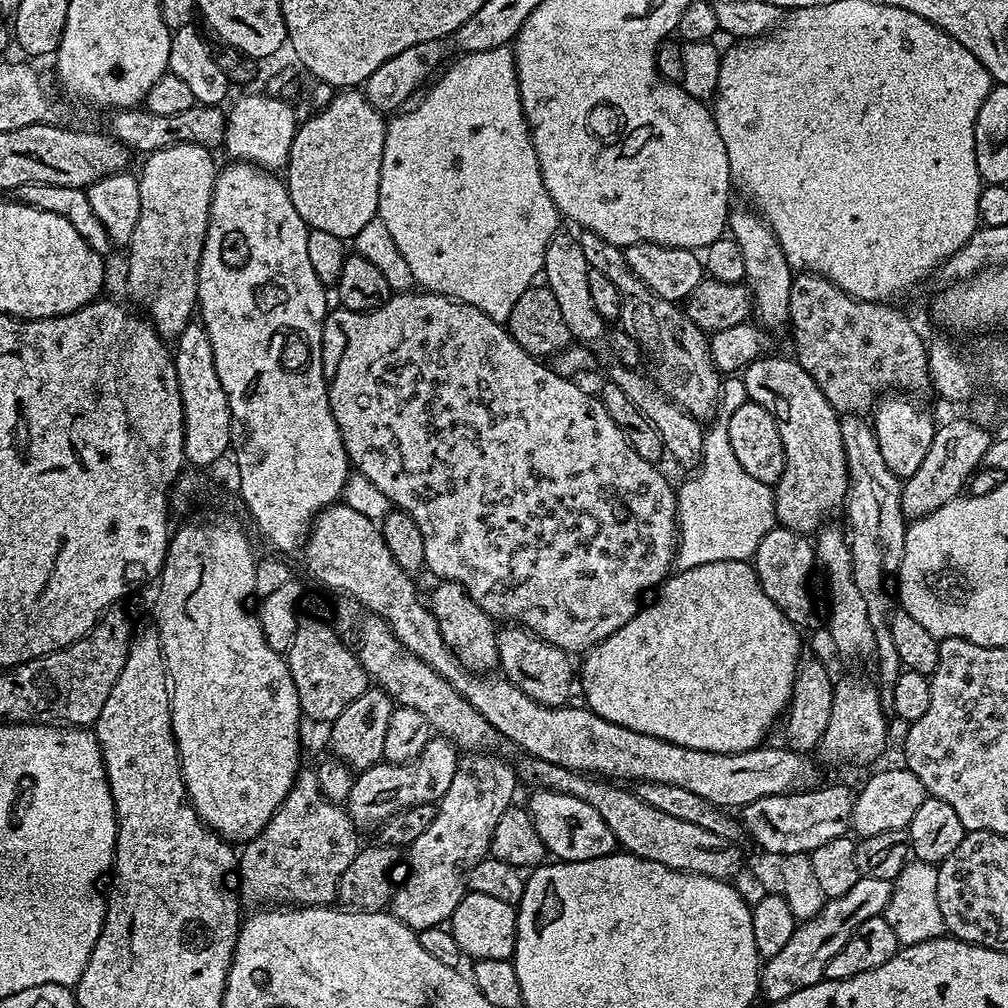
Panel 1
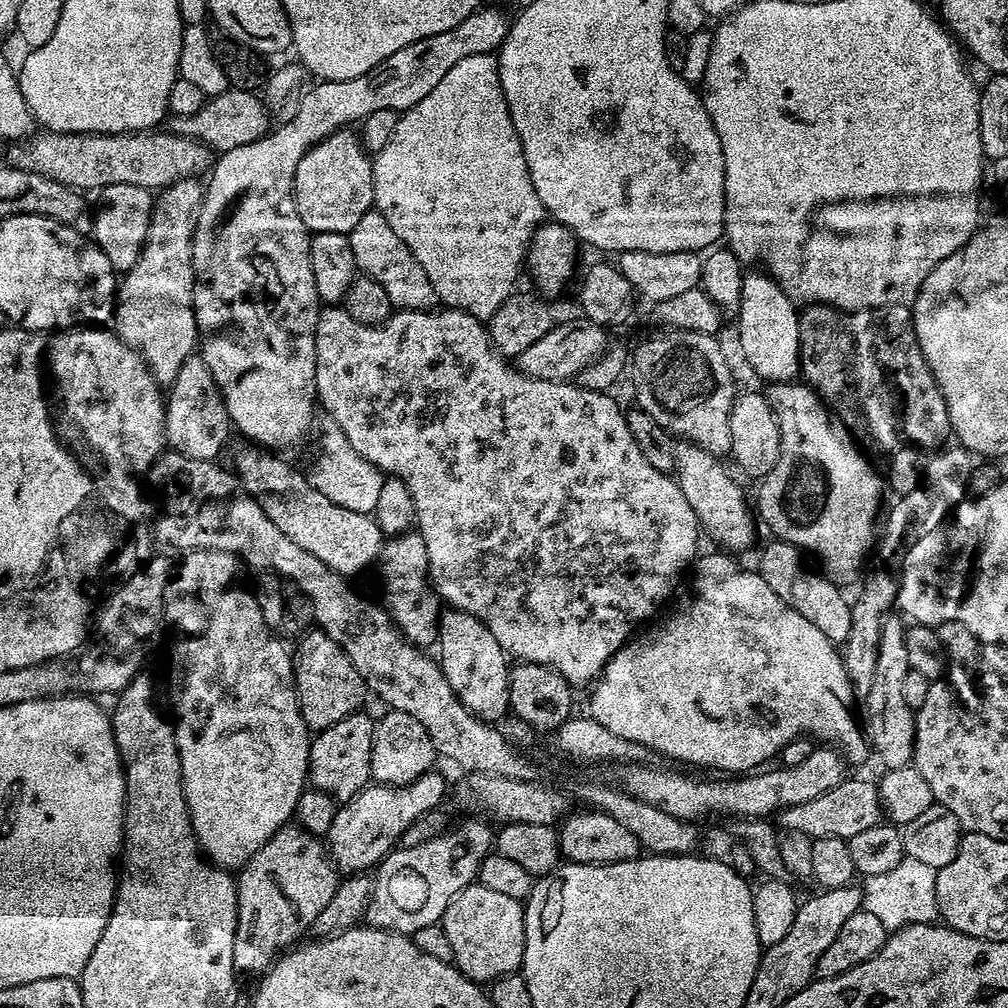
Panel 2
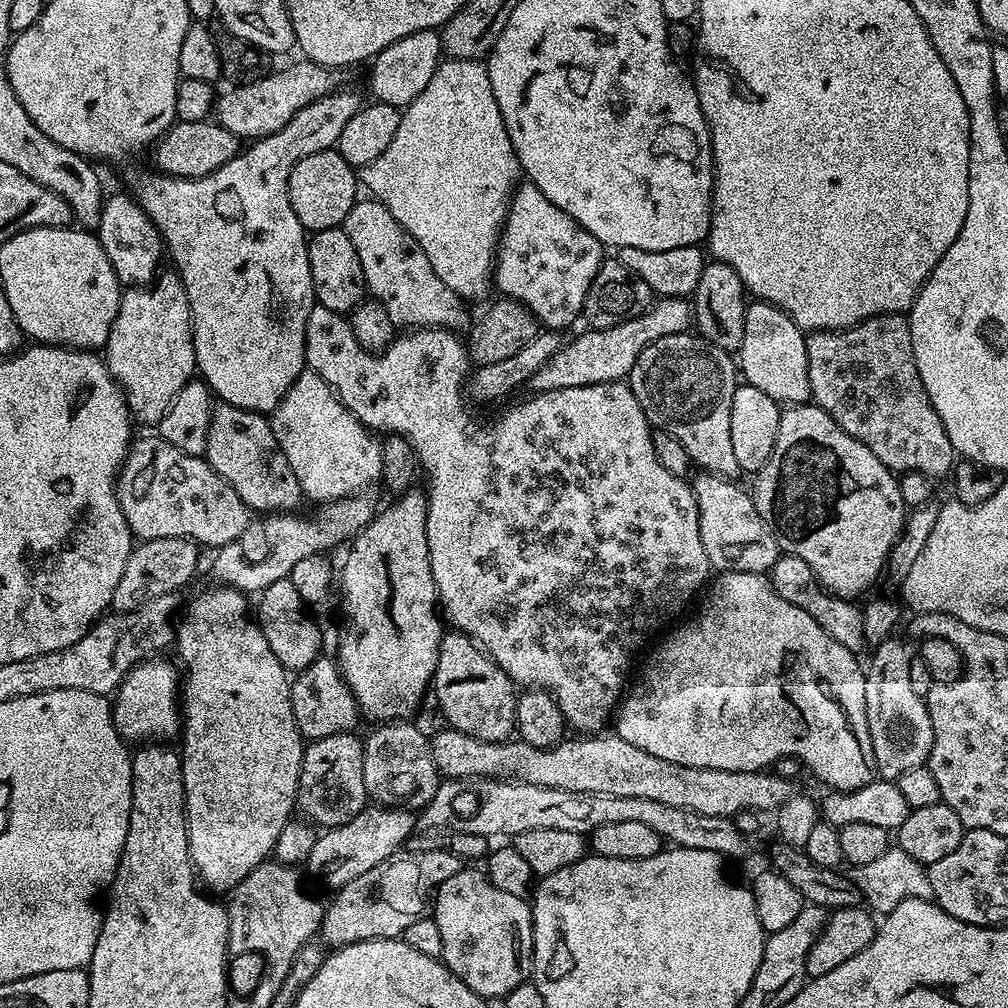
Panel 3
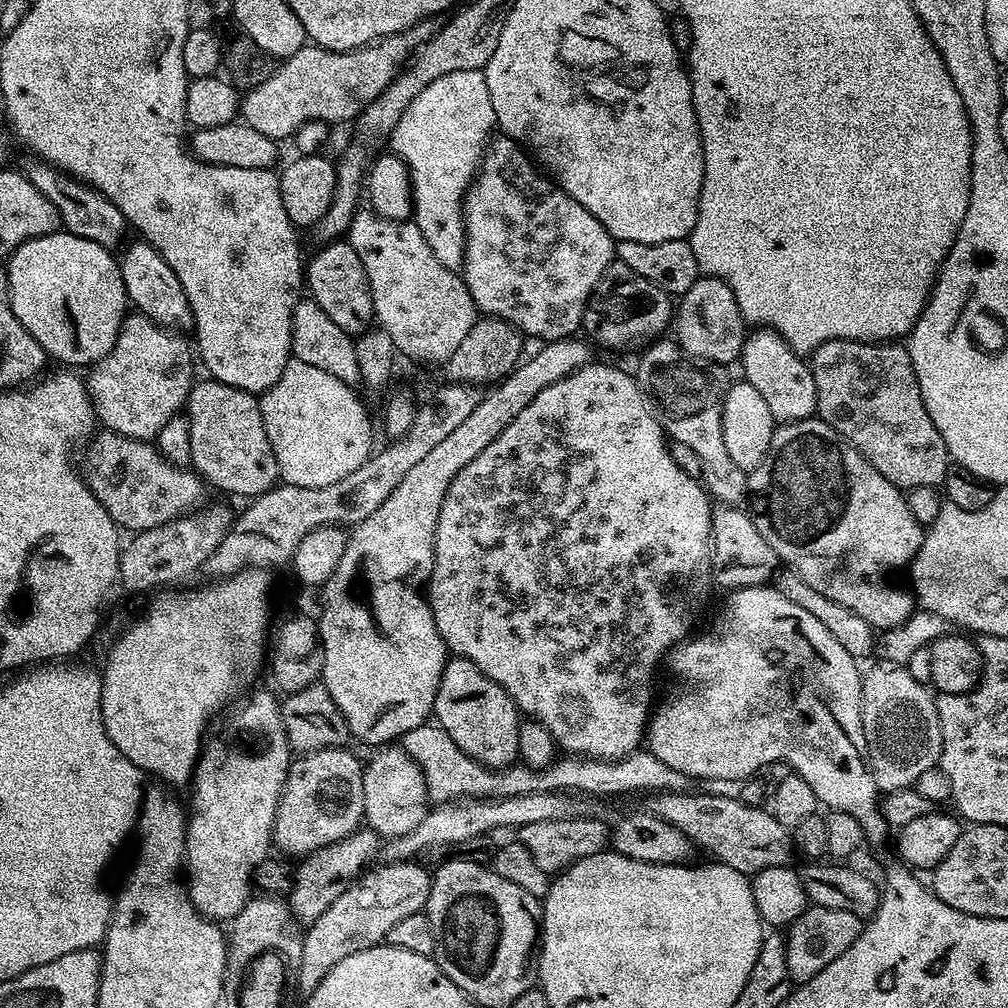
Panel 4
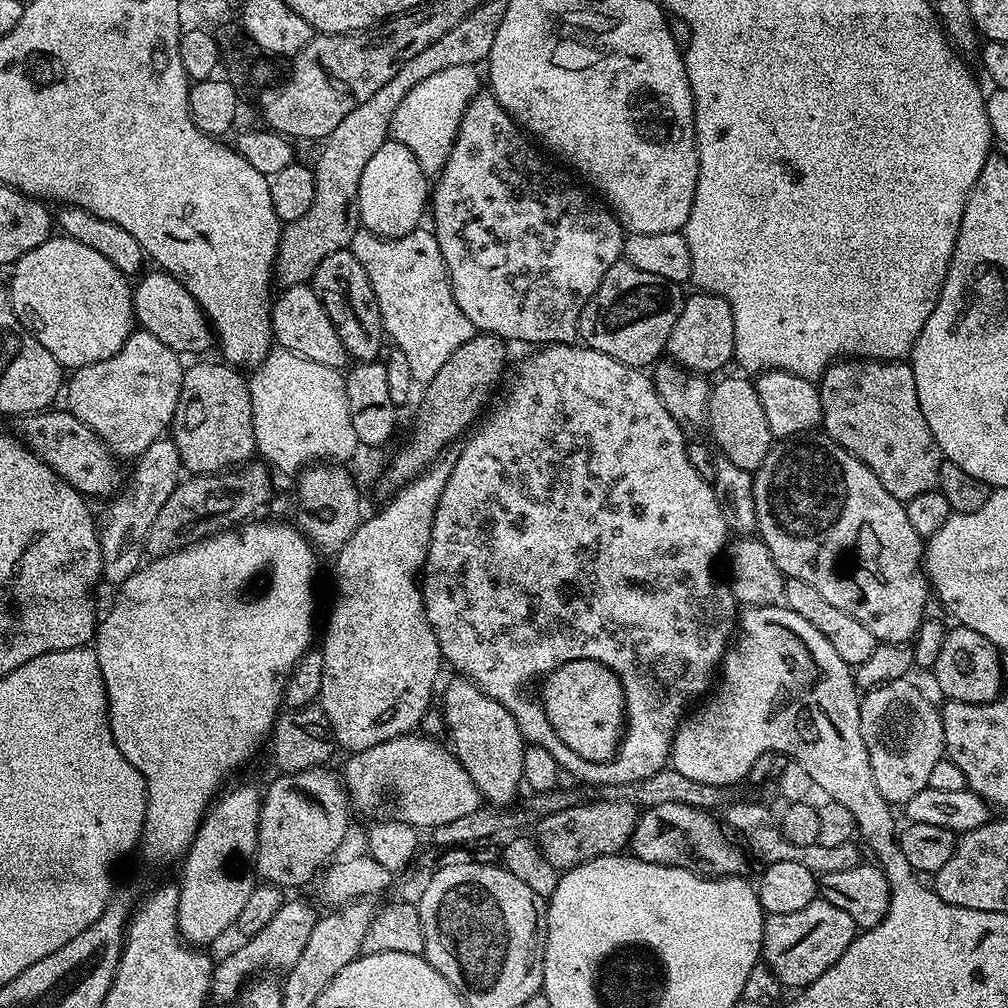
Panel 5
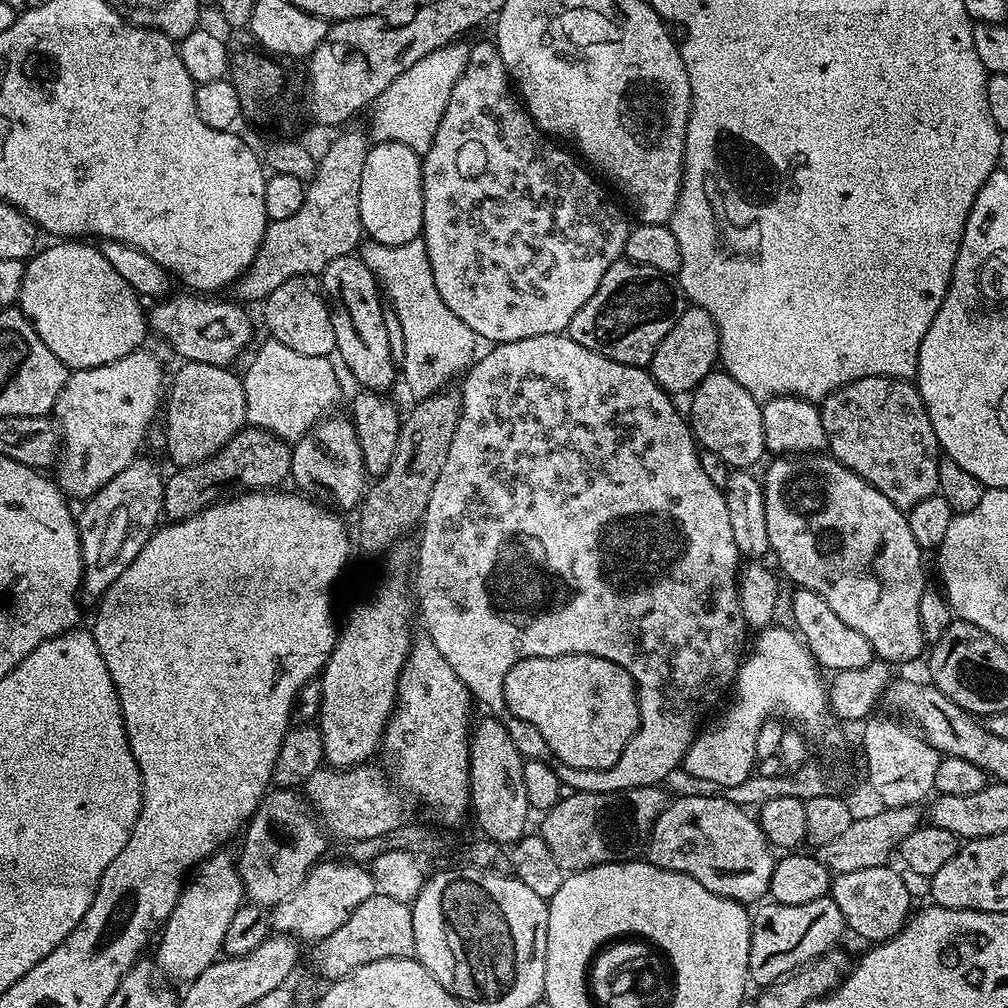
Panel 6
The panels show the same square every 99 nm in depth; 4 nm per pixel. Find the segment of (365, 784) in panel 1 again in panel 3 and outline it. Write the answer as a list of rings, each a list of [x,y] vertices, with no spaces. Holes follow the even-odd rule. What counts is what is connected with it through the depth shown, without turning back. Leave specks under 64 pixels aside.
[[[368,806],[359,812],[350,822],[340,824],[336,828],[321,831],[314,842],[314,850],[310,850],[306,861],[318,879],[331,890],[338,890],[346,882],[366,874],[366,870],[374,870],[378,862],[386,862],[386,858],[396,855],[405,847],[412,827],[417,827],[418,820],[411,811],[399,806]]]

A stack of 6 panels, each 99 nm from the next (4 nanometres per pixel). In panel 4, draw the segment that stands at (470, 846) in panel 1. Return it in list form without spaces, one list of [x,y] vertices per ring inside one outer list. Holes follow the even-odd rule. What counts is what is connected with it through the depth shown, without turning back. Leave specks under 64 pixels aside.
[[[406,860],[396,864],[381,863],[376,867],[349,883],[348,888],[342,890],[342,894],[338,894],[338,898],[334,898],[334,902],[330,902],[330,906],[326,906],[326,910],[322,910],[316,921],[307,927],[307,933],[303,933],[302,954],[296,961],[298,986],[303,995],[311,995],[322,978],[342,962],[342,958],[383,945],[390,930],[394,930],[402,918],[425,911],[432,889],[432,876],[420,862]]]

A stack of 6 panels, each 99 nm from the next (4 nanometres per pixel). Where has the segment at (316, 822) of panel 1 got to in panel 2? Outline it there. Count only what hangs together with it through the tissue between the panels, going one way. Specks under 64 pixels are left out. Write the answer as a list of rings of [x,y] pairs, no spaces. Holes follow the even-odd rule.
[[[299,826],[279,828],[239,869],[236,881],[236,933],[234,934],[234,966],[241,973],[260,974],[271,965],[285,950],[291,949],[303,932],[311,929],[314,918],[322,914],[322,909],[334,898],[338,883],[338,869],[332,863],[332,857],[323,839],[311,832],[305,832]]]

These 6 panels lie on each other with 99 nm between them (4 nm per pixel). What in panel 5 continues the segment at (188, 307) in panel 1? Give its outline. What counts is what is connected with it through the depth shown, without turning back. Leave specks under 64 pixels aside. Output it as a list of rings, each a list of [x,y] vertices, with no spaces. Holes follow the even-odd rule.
[[[133,331],[118,354],[71,373],[66,384],[67,411],[93,428],[118,458],[138,458],[171,425],[184,377],[185,365],[180,360],[181,353],[158,342],[154,334]]]

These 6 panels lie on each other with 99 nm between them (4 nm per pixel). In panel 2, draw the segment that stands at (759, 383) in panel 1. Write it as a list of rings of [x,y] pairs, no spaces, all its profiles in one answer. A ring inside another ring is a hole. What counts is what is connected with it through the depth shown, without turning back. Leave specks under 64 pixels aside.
[[[772,382],[767,388],[768,404],[780,427],[780,457],[778,462],[774,462],[774,470],[759,481],[759,519],[762,524],[764,519],[765,526],[773,532],[771,535],[775,539],[796,544],[805,553],[813,557],[816,555],[820,559],[819,567],[829,577],[844,582],[847,576],[854,575],[863,566],[868,551],[871,548],[873,551],[877,543],[880,495],[886,492],[885,481],[881,473],[879,476],[872,469],[871,462],[856,449],[857,441],[848,427],[836,419],[832,409],[807,383]]]

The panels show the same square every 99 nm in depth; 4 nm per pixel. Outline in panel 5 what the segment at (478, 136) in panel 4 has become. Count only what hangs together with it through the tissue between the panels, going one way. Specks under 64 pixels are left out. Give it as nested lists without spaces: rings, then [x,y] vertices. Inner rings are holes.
[[[449,66],[446,70],[438,70],[438,74],[422,78],[422,82],[418,82],[402,102],[398,102],[398,110],[394,110],[394,118],[390,122],[391,139],[414,150],[418,166],[422,166],[429,178],[439,176],[443,170],[468,103],[481,91],[482,76],[476,72],[479,71],[473,66]]]

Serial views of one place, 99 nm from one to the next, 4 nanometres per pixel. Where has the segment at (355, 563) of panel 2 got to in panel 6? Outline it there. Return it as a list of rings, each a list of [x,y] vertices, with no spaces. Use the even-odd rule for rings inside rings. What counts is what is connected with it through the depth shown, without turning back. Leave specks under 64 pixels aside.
[[[193,360],[181,363],[177,370],[176,377],[171,377],[170,387],[166,392],[166,412],[168,408],[168,456],[173,460],[173,465],[185,468],[191,464],[202,462],[210,458],[234,434],[246,424],[246,399],[243,389],[243,382],[239,375],[232,373],[231,367],[219,368],[206,362],[194,362]]]

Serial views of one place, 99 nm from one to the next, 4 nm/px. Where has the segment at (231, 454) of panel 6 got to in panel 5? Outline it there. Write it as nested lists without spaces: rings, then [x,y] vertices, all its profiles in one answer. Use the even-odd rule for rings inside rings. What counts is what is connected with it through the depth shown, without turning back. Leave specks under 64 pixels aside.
[[[248,462],[235,470],[225,470],[211,474],[192,474],[181,479],[180,484],[166,498],[158,518],[148,531],[146,552],[149,557],[157,558],[177,552],[187,544],[197,544],[217,532],[229,531],[257,515],[260,507],[273,499],[272,476],[269,465],[264,462]]]

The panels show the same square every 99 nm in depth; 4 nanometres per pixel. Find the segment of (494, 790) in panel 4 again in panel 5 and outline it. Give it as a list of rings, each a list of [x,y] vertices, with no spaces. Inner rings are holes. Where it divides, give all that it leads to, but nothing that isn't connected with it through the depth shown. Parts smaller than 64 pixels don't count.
[[[409,734],[395,736],[386,742],[378,742],[378,746],[370,746],[361,752],[353,752],[347,758],[342,771],[344,787],[348,790],[348,799],[353,805],[356,804],[362,811],[368,812],[376,808],[384,800],[387,792],[396,795],[395,815],[405,824],[411,824],[417,830],[431,830],[438,826],[446,826],[446,822],[455,822],[466,814],[474,814],[482,806],[482,797],[478,786],[466,774],[466,770],[460,765],[455,751],[443,748],[439,739],[429,738],[424,734]]]

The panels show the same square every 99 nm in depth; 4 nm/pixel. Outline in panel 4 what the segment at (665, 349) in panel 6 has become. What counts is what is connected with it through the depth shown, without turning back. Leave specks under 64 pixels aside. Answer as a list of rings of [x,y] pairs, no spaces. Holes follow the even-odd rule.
[[[701,274],[686,290],[684,296],[679,297],[678,307],[674,312],[674,339],[689,357],[701,362],[735,365],[739,361],[740,353],[744,350],[746,339],[746,321],[738,310],[738,302],[734,298],[734,290],[726,286],[716,276]]]

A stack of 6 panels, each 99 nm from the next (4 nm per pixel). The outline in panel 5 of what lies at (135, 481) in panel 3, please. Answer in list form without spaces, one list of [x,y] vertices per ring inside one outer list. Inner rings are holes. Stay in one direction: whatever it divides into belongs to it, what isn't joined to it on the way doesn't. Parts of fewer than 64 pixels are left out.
[[[67,410],[30,412],[15,417],[14,432],[24,445],[50,470],[54,470],[67,484],[74,486],[85,498],[104,496],[111,498],[121,491],[126,472],[120,469],[121,461],[102,442],[102,438],[86,422]]]

